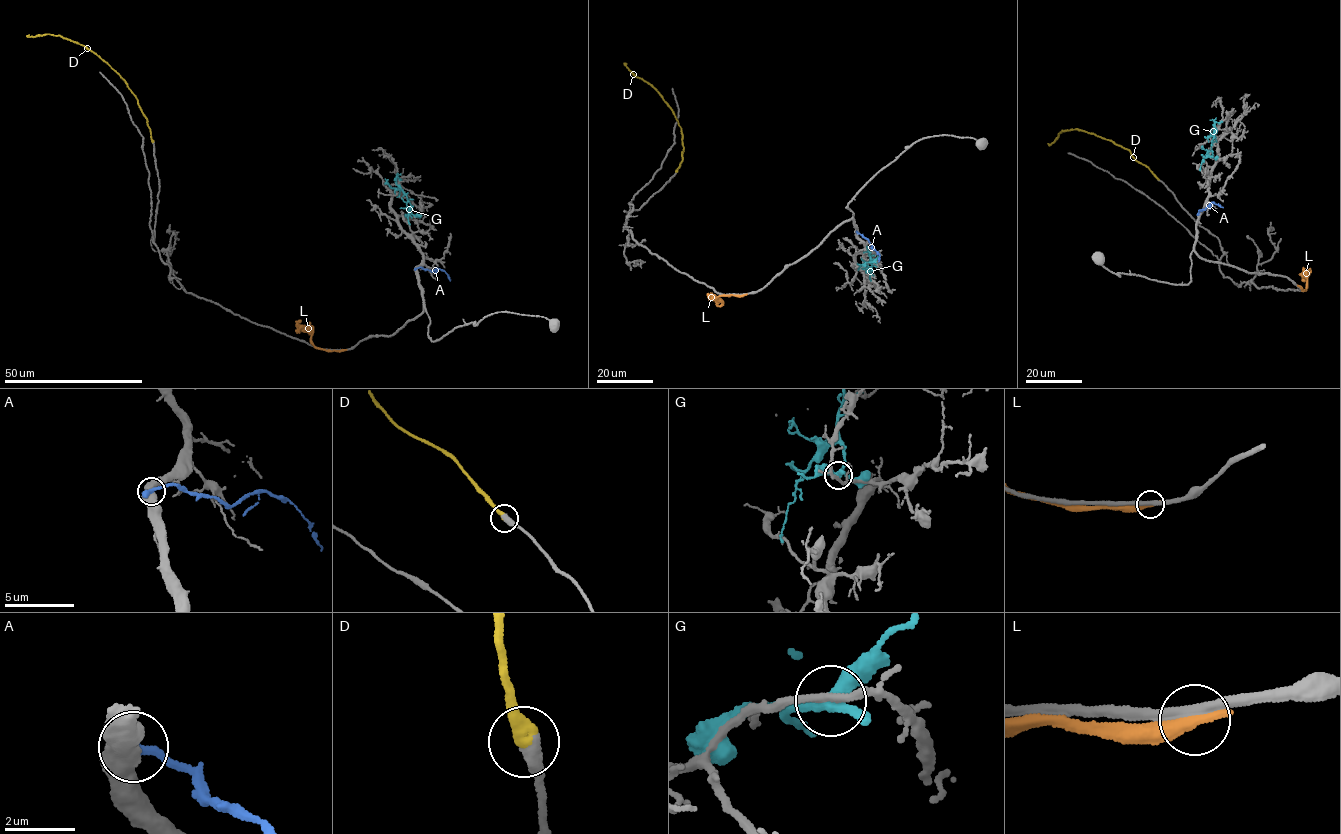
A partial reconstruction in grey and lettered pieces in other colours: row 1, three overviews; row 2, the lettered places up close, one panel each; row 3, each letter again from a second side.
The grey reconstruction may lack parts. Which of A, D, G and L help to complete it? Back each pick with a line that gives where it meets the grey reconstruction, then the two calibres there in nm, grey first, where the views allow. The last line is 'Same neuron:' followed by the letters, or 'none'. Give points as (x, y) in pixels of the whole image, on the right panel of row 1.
D: contact (1158, 179); calibres 440 and 360 nm
Same neuron: D

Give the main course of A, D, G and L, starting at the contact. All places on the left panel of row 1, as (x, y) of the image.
A: (416, 269), (443, 270), (450, 281)
D: (152, 142), (137, 99), (117, 72), (96, 53), (59, 36), (26, 36)
G: (416, 217), (411, 213), (405, 193), (392, 188), (385, 179)
L: (343, 350), (318, 349), (310, 332), (298, 325), (301, 320)

